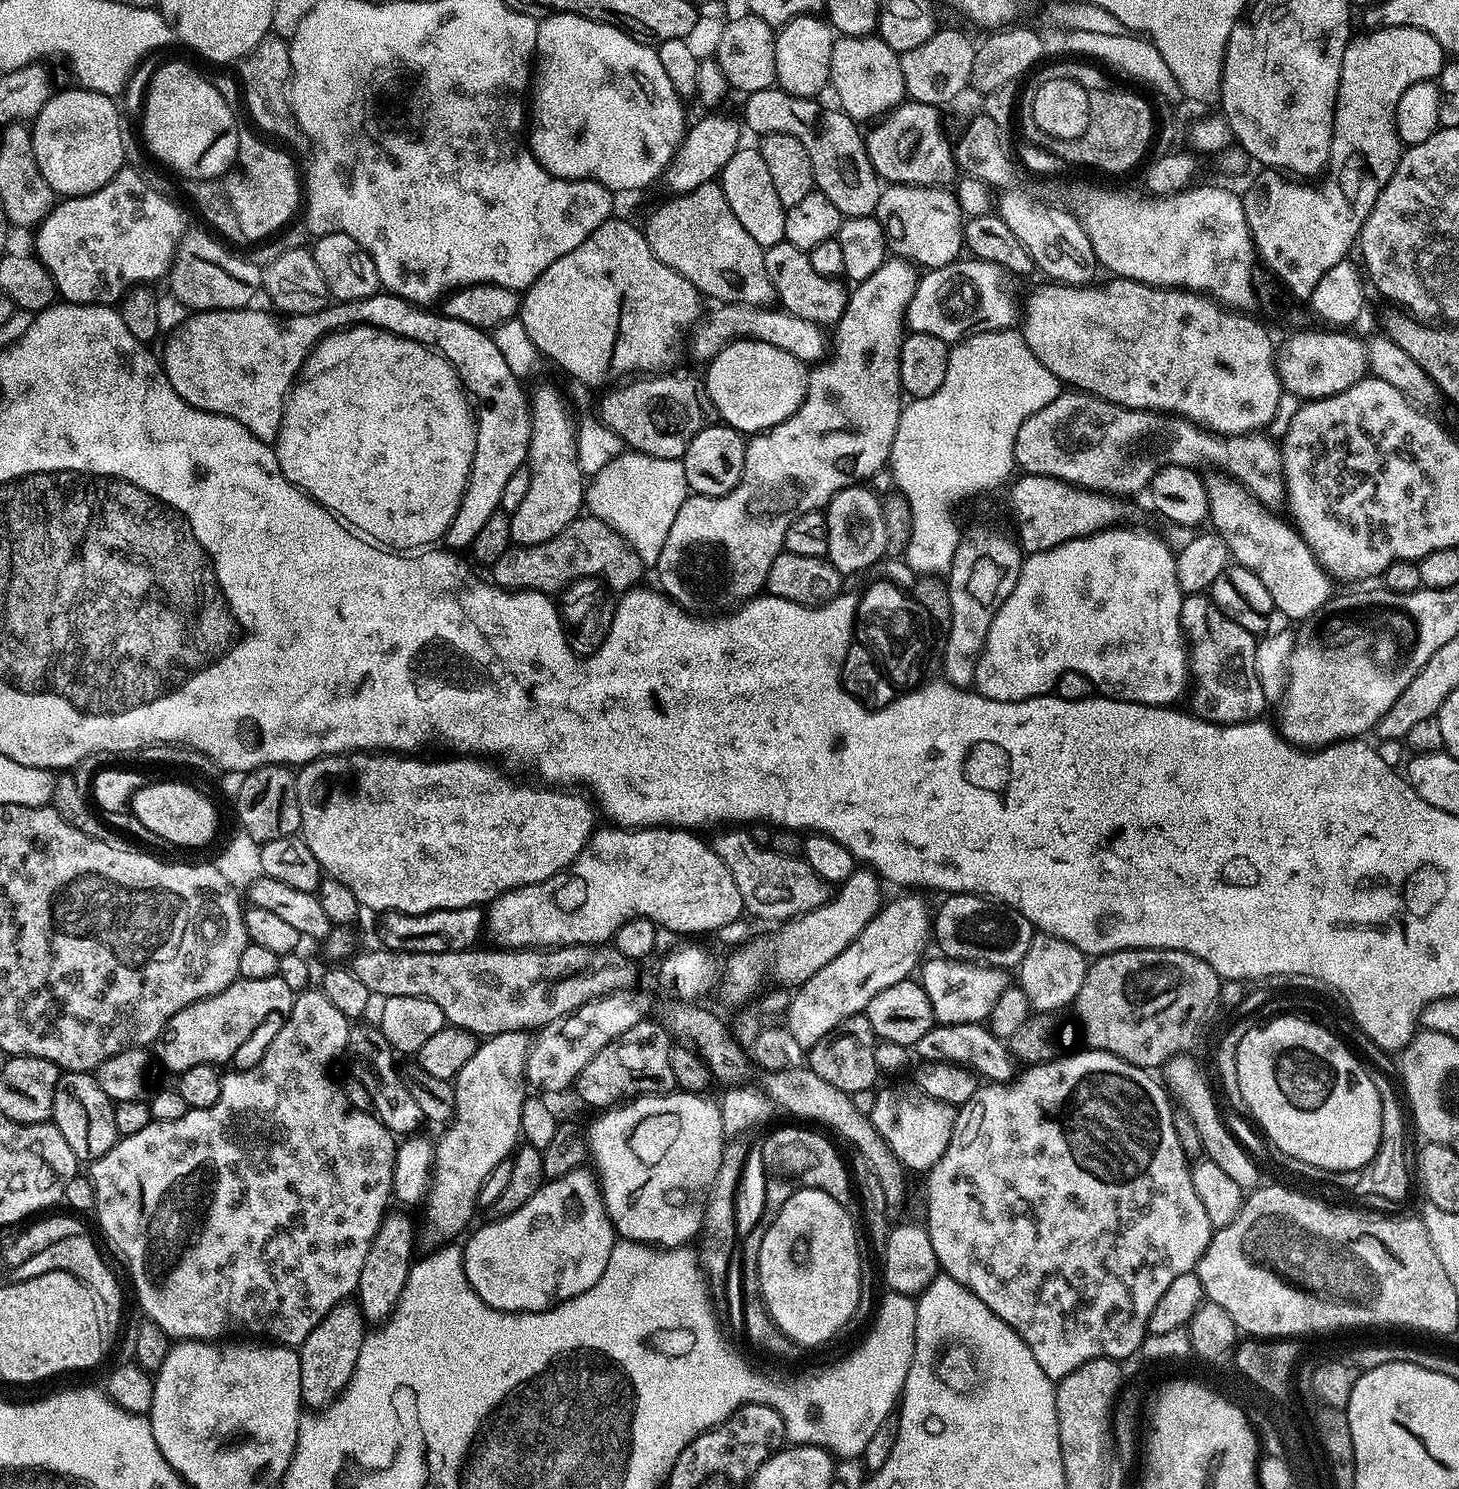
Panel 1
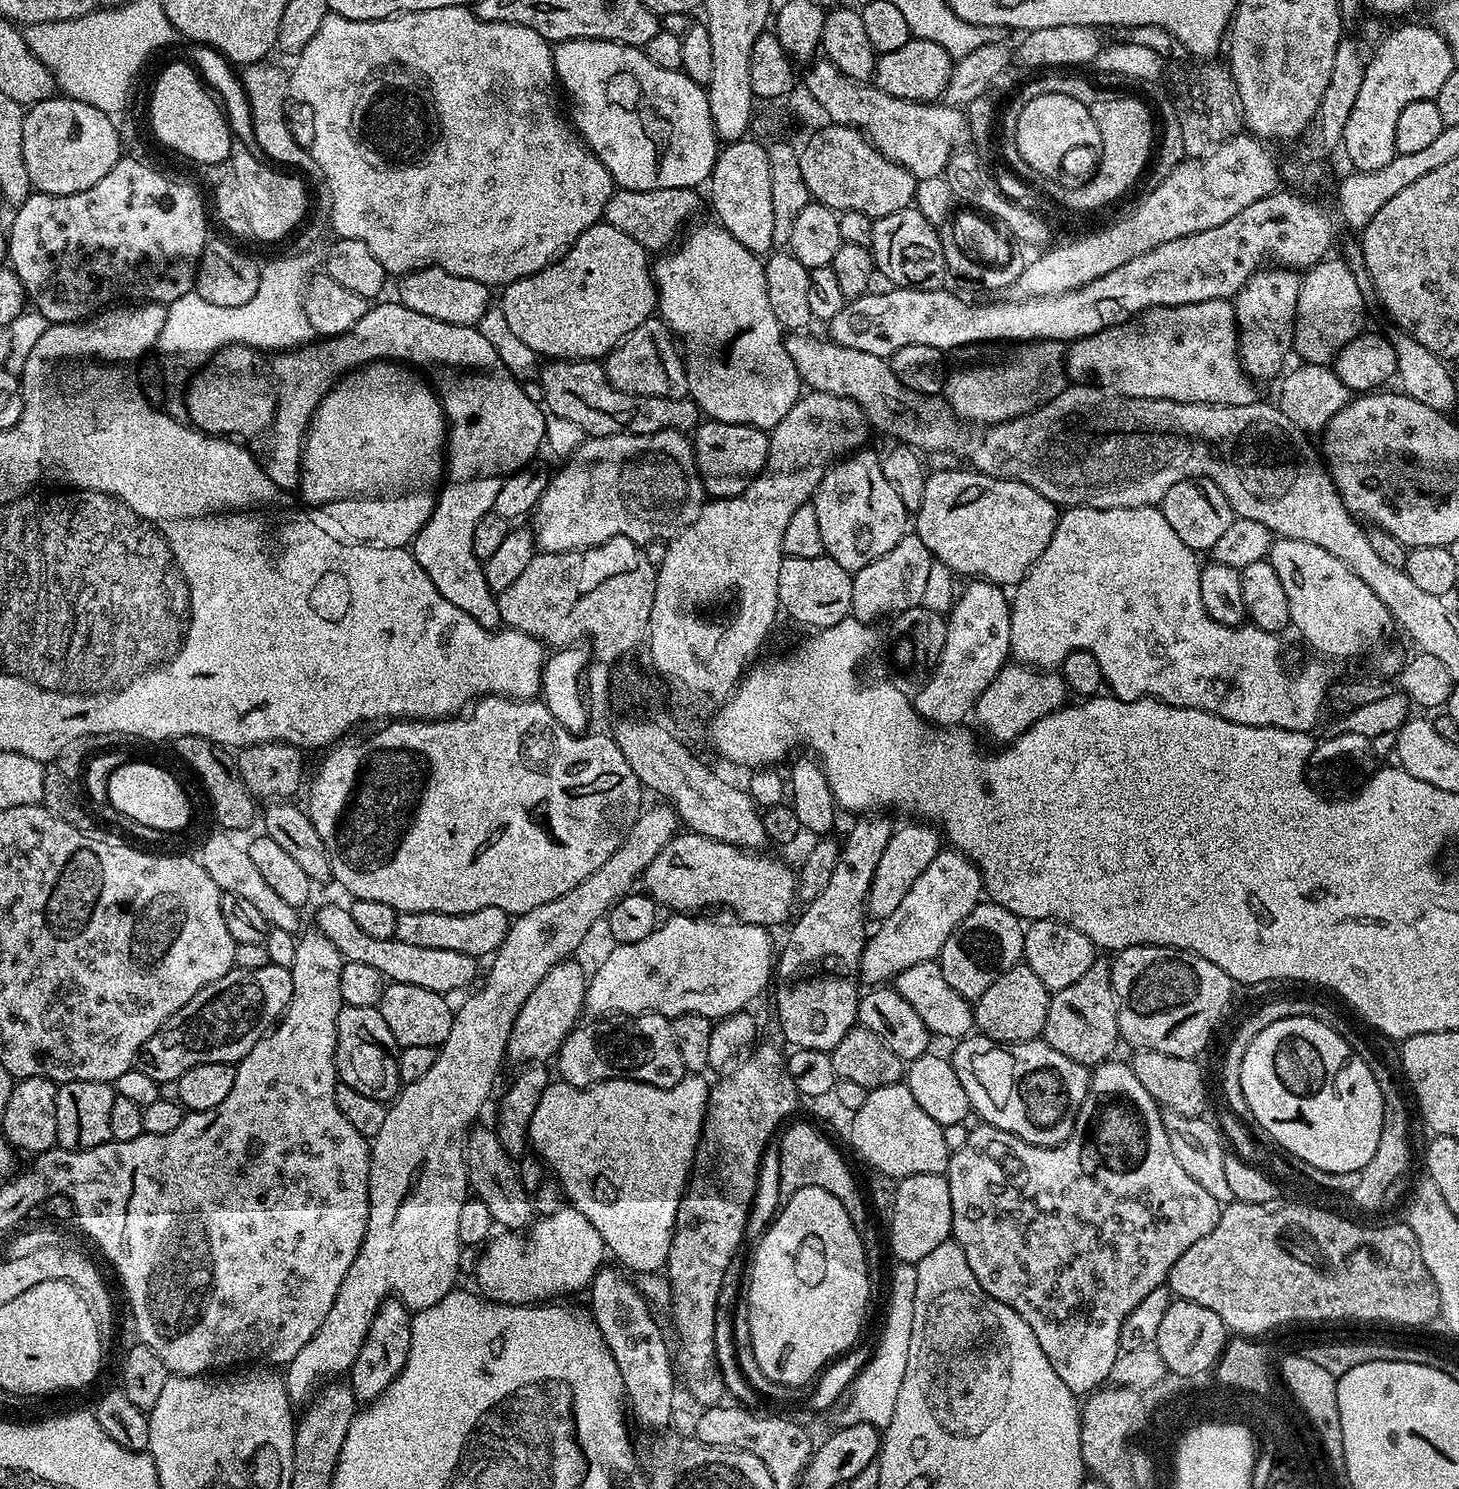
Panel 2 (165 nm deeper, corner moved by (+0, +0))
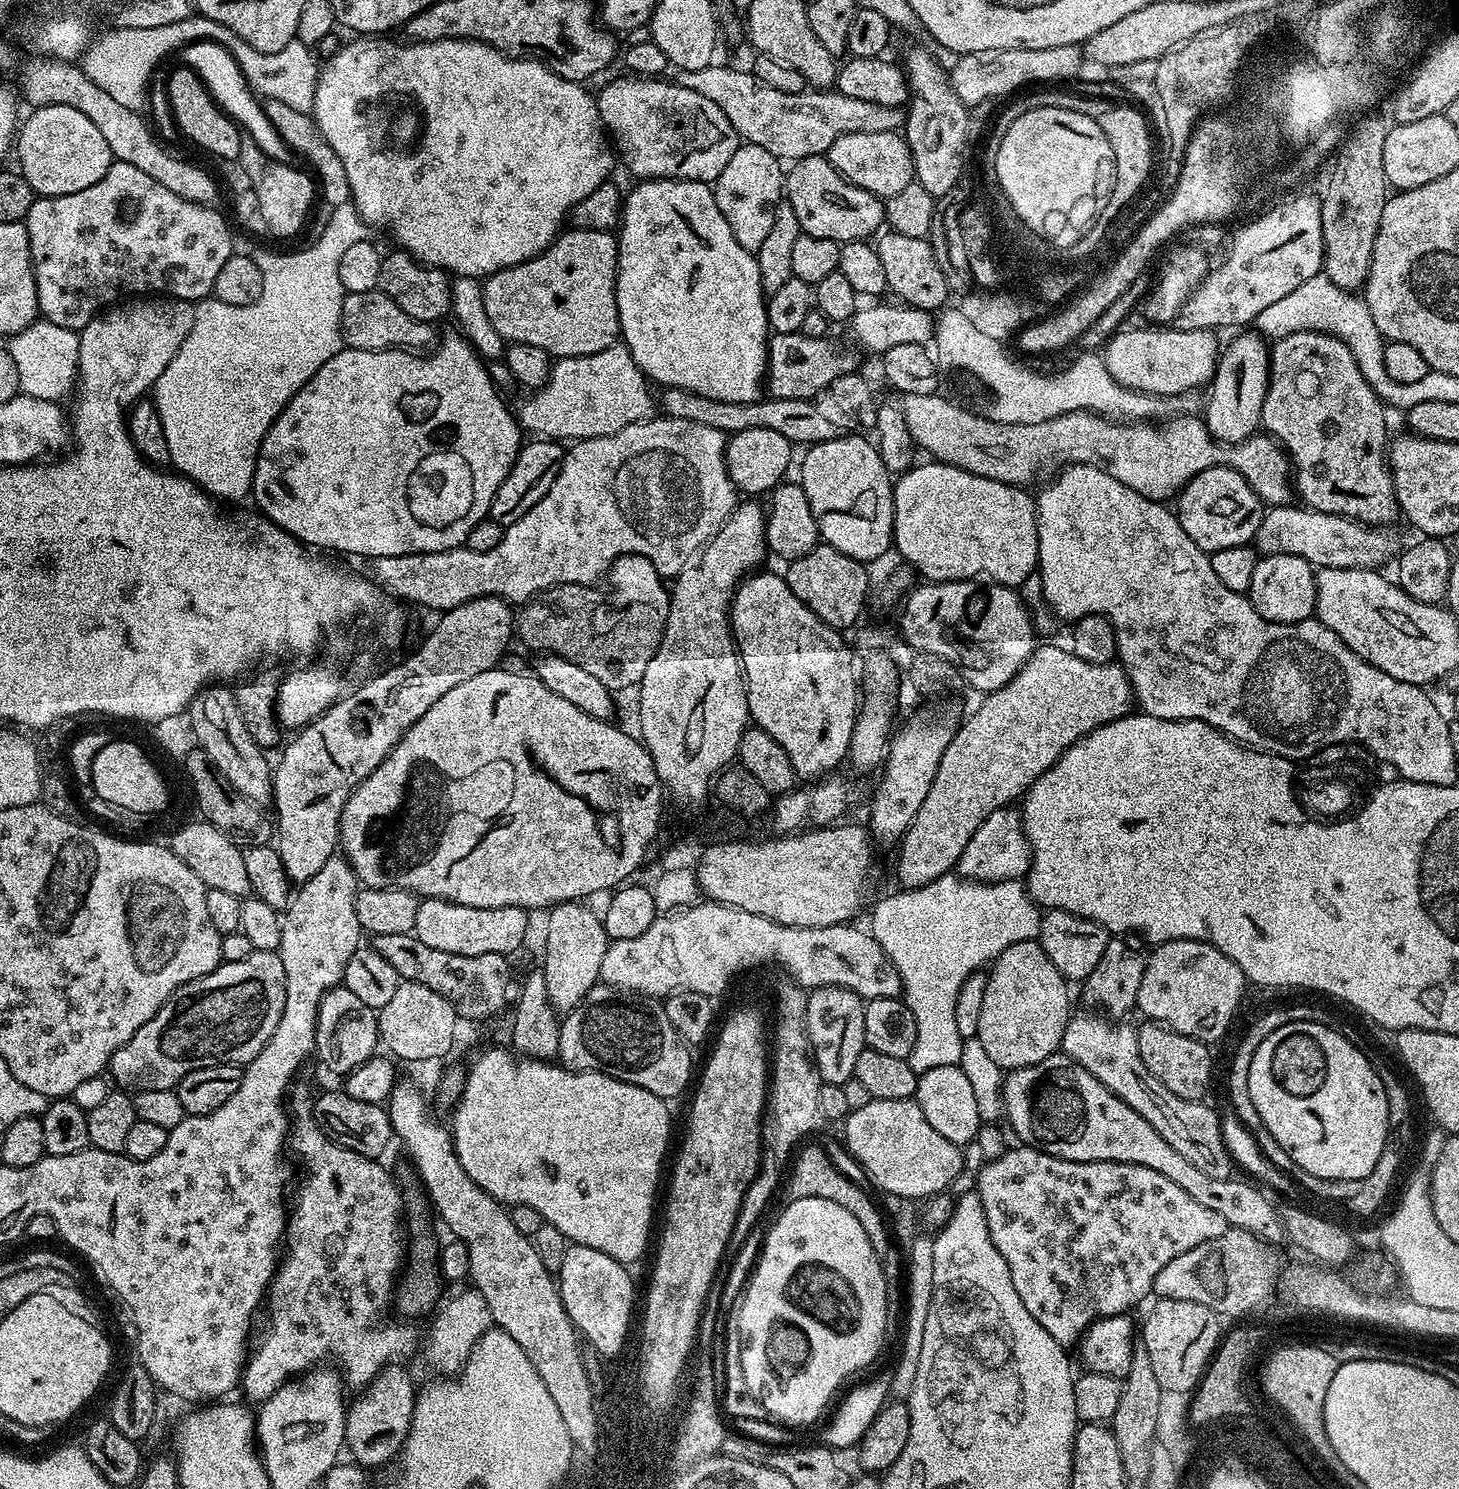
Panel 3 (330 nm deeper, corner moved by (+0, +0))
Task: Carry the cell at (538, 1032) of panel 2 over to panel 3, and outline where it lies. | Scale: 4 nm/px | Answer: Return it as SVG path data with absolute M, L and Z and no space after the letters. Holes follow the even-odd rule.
M580 902L558 904L547 913L548 933L544 936L544 965L546 990L557 1013L567 1014L584 1003L588 991L600 980L602 958L609 946L604 921Z

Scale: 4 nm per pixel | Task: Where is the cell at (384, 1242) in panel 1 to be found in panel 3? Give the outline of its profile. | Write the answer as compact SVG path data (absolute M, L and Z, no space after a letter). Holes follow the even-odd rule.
M389 1362L367 1388L359 1393L356 1401L347 1405L344 1414L344 1443L346 1452L359 1467L365 1470L380 1468L397 1459L408 1440L408 1431L414 1418L417 1385L412 1385L412 1376L400 1362Z

